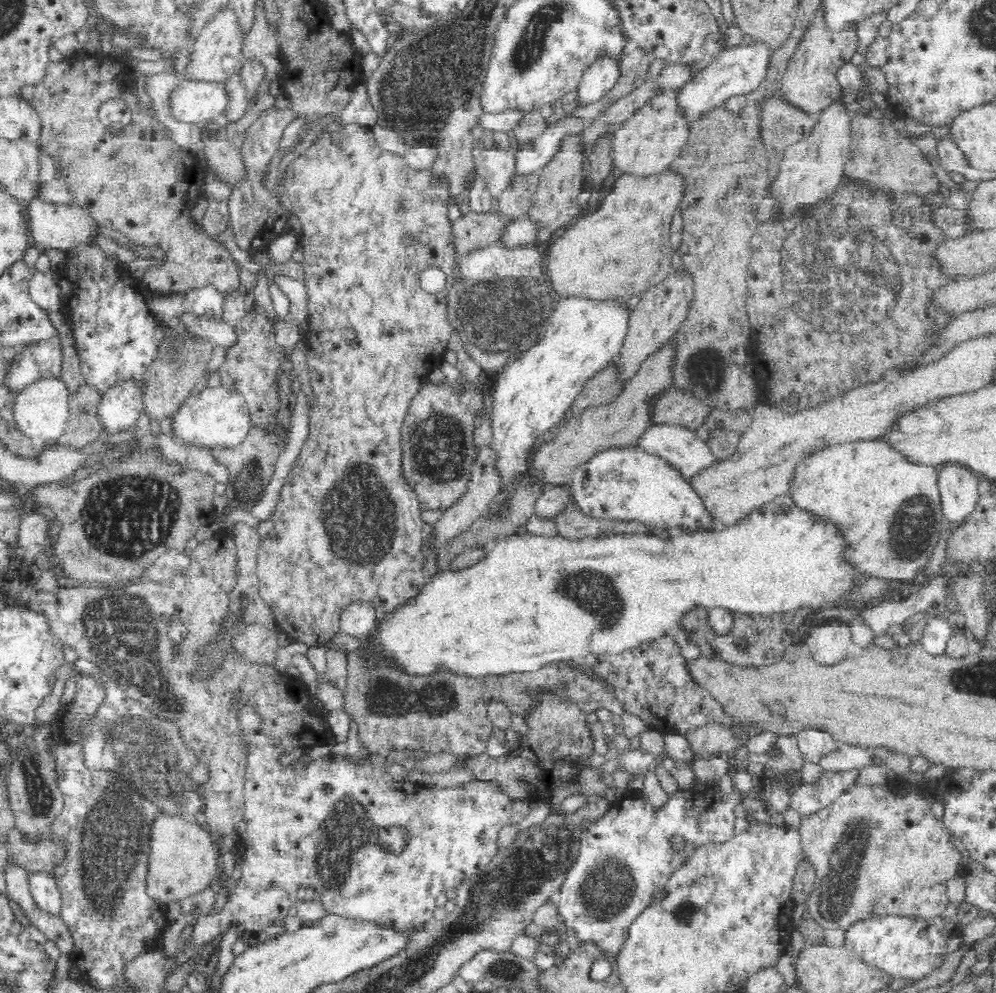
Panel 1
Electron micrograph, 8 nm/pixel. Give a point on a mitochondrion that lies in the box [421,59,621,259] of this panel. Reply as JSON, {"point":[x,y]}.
{"point":[456,117]}

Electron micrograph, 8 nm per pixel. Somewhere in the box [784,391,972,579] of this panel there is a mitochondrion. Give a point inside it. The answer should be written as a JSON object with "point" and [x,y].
{"point":[911,527]}

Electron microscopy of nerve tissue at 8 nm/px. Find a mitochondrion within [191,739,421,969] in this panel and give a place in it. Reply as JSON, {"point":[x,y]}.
{"point":[349,831]}

